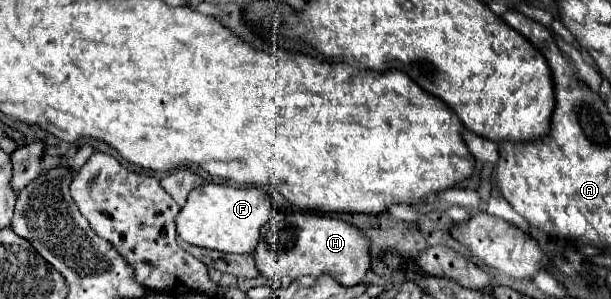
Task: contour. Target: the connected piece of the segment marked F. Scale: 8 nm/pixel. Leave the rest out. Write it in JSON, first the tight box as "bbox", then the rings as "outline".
{"bbox":[174,183,270,253],"outline":[[[206,183],[188,195],[188,201],[180,209],[174,225],[176,235],[190,245],[222,253],[254,253],[260,239],[260,227],[270,221],[270,213],[270,197],[260,187],[230,187]]]}

